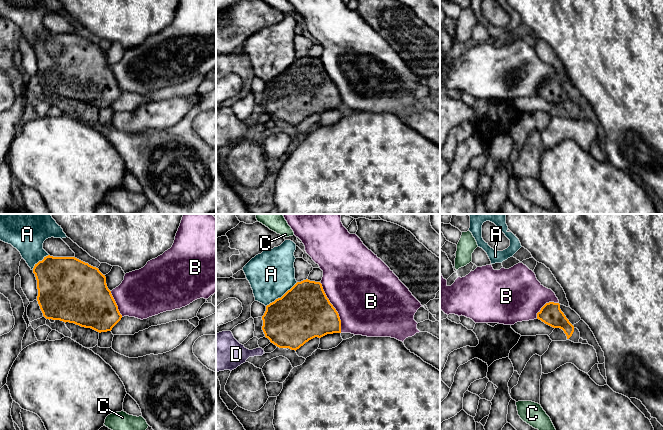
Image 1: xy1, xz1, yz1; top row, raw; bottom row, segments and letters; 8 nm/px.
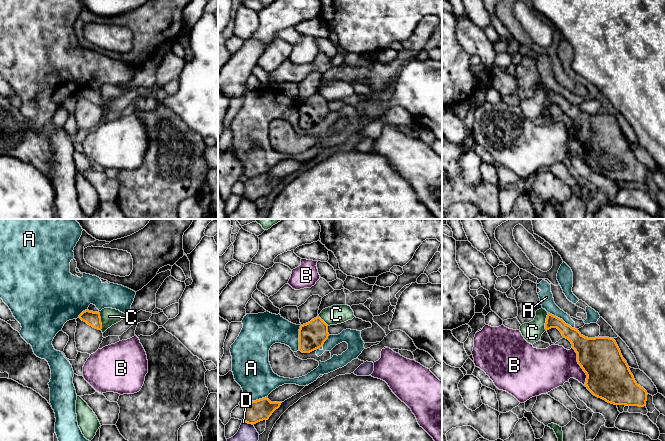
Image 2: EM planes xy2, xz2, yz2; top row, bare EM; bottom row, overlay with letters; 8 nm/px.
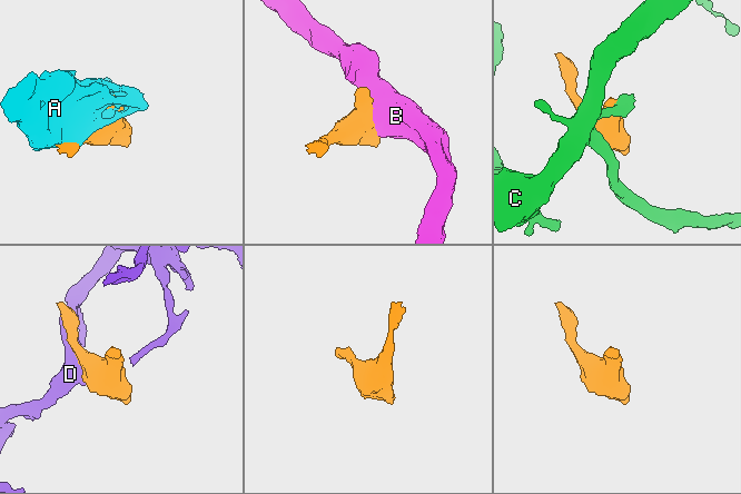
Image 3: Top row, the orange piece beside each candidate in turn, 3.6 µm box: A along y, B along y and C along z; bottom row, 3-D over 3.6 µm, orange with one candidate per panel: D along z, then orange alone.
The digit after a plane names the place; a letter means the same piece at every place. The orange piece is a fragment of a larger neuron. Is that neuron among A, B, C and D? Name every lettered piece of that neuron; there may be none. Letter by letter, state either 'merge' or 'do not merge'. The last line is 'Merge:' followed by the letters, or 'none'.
A: do not merge
B: do not merge
C: do not merge
D: do not merge
Merge: none

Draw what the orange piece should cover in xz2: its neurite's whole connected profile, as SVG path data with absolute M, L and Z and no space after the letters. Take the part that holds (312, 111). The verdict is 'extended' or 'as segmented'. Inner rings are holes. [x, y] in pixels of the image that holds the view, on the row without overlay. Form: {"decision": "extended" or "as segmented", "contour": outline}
{"decision": "as segmented", "contour": "M320 93L312 95L300 102L299 127L310 129L322 123L328 112L328 101Z"}

